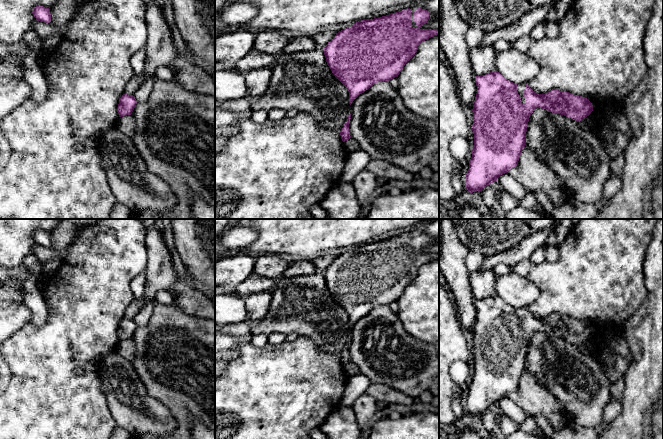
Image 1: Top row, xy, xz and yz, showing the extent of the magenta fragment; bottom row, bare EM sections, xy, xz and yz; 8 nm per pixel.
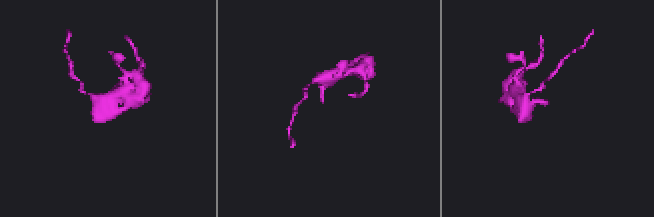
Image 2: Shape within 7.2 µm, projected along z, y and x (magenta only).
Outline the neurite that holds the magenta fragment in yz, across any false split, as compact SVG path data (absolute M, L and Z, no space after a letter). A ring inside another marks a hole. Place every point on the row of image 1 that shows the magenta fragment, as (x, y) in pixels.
M498 71L475 76L477 93L474 101L473 125L474 134L472 157L466 173L466 189L470 192L481 191L518 164L525 147L525 135L531 114L536 108L564 115L577 122L582 121L593 111L592 103L585 97L551 90L546 94L534 92L528 84L515 84L507 80Z

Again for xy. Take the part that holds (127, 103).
M123 94L118 104L119 117L131 115L136 104L137 101L133 95Z

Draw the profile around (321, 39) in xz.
M332 31L318 32L313 36L317 50L323 50L325 46L335 37L336 33Z

